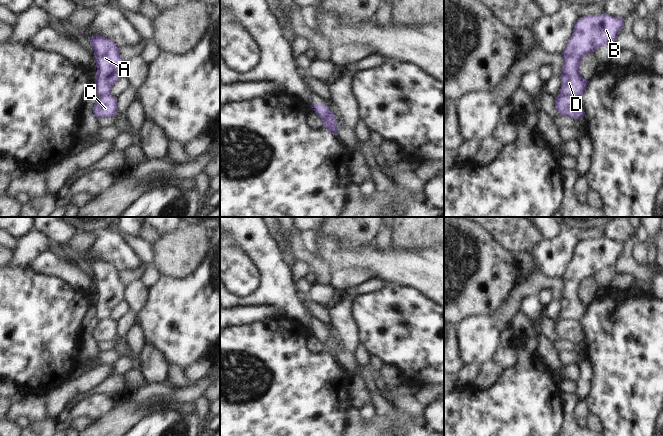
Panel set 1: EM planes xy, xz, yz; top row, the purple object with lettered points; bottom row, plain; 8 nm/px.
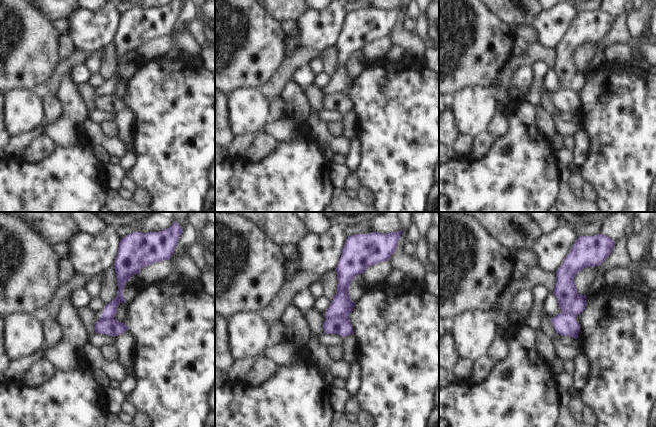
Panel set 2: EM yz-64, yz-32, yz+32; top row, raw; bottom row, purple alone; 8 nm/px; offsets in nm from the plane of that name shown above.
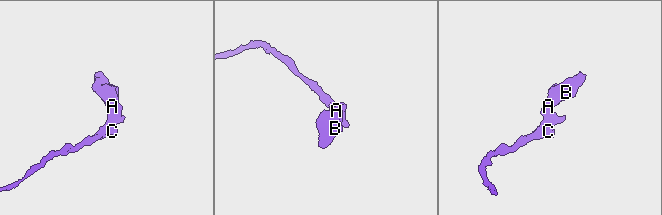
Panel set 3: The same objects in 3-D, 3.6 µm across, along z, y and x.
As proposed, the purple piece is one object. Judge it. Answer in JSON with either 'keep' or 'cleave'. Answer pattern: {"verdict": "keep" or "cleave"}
{"verdict": "cleave"}

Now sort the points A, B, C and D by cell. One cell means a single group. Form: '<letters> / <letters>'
A B D / C

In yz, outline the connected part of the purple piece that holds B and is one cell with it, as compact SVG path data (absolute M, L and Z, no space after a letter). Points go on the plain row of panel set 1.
M606 237L588 239L577 244L567 270L562 276L560 319L555 323L564 319L582 320L589 305L579 298L581 283L600 271L612 268L623 252L624 245L623 242Z

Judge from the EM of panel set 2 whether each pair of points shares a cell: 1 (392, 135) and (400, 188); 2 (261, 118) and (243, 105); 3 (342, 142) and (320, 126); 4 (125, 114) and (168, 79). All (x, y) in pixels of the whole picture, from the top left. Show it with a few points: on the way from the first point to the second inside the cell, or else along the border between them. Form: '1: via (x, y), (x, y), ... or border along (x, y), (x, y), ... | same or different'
1: via (397, 148), (397, 164), (400, 175) | same
2: via (257, 115), (247, 108) | same
3: via (336, 142), (324, 132) | same
4: border along (134, 113), (136, 123) | different

